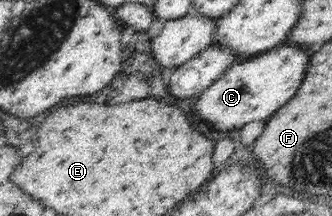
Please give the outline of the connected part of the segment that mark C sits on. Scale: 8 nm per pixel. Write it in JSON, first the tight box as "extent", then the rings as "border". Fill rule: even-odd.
{"extent":[194,42,312,134],"border":[[[285,42],[265,53],[241,59],[198,95],[194,106],[197,118],[207,120],[217,130],[227,130],[227,134],[231,130],[232,134],[247,122],[273,116],[301,88],[312,55],[308,46]]]}

